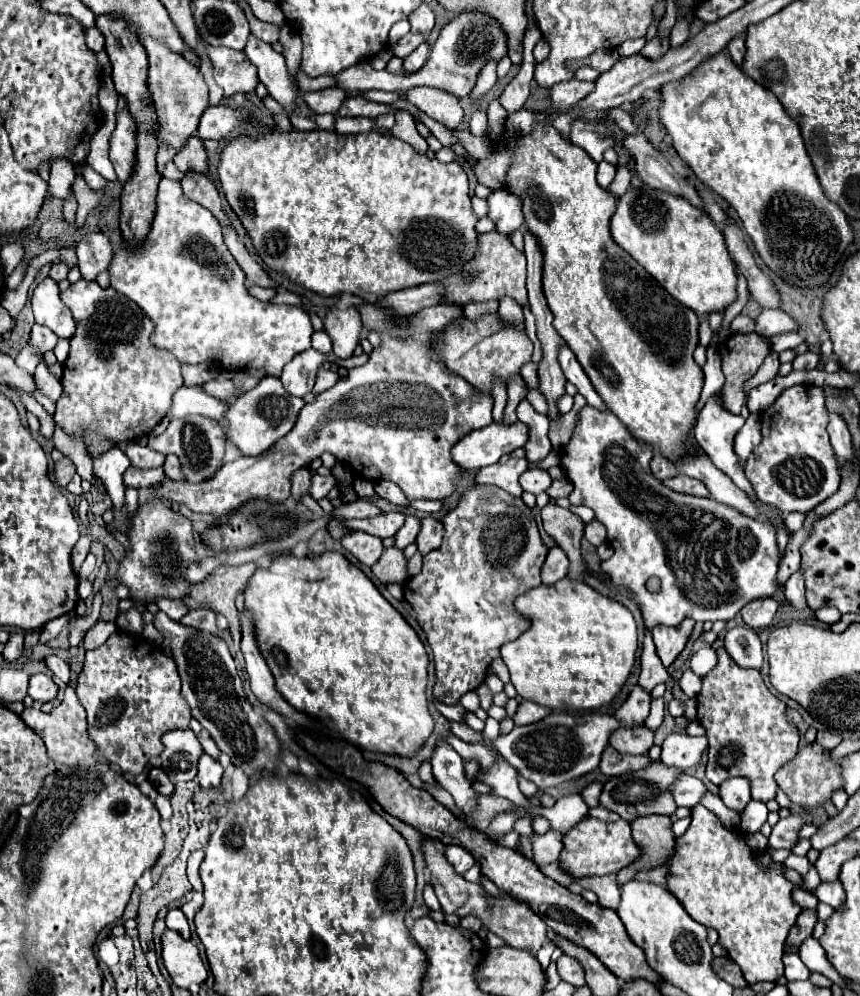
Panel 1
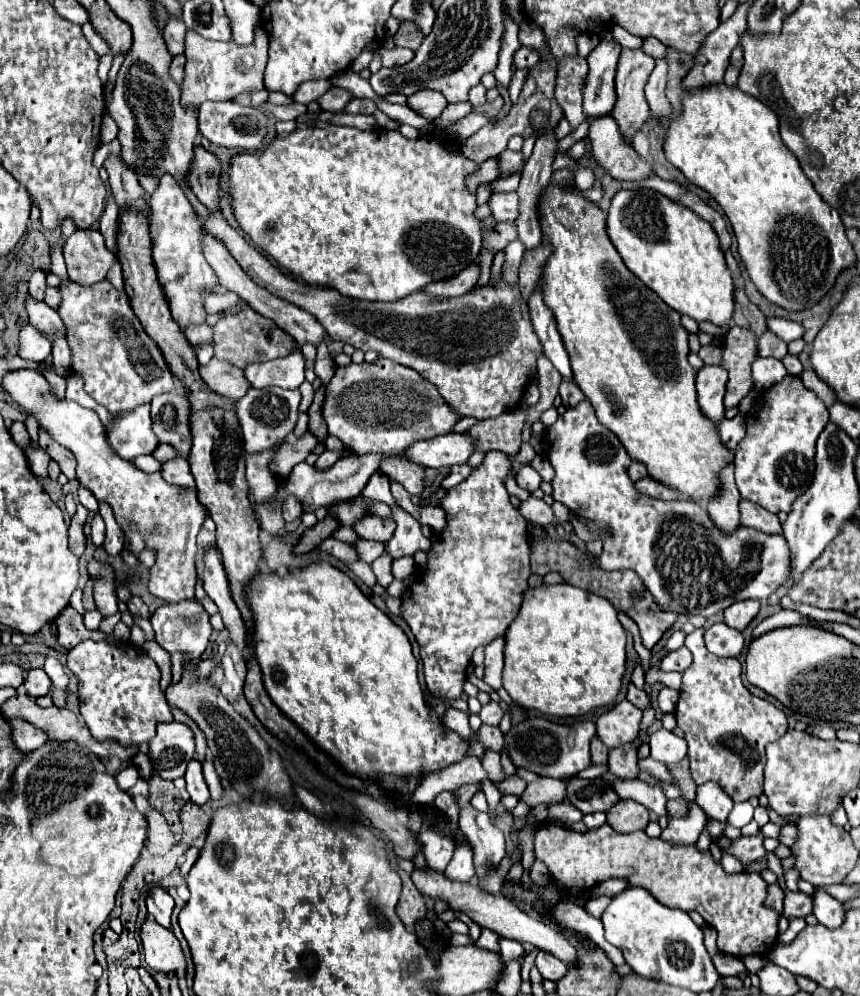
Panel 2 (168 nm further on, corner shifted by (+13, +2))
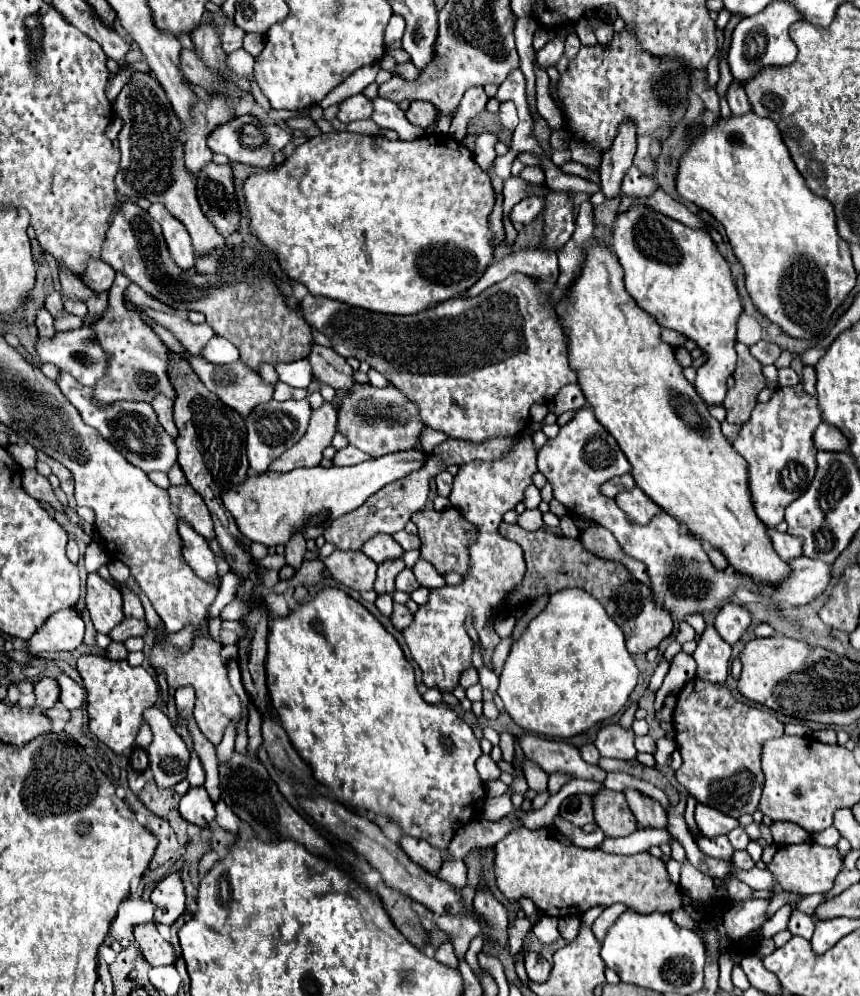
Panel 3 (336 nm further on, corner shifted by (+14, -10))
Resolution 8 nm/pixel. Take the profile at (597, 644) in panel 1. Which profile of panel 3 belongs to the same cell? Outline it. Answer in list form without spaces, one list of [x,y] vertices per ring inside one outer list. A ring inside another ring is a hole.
[[[572,587],[550,595],[546,609],[534,617],[522,637],[512,645],[500,675],[498,695],[516,725],[530,733],[568,739],[616,715],[628,701],[638,681],[638,667],[626,651],[622,629],[608,617],[604,607],[584,589]]]

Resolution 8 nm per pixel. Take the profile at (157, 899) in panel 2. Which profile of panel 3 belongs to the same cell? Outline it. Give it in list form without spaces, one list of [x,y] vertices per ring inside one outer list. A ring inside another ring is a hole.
[[[178,871],[166,875],[152,891],[152,903],[156,903],[154,921],[172,925],[186,911],[186,893],[184,883]]]

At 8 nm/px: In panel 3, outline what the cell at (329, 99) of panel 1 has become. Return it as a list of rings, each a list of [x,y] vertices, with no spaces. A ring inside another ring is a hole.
[[[358,93],[358,95],[352,95],[340,103],[338,119],[342,123],[352,123],[358,119],[370,119],[372,113],[374,113],[372,99],[368,99],[364,93]]]

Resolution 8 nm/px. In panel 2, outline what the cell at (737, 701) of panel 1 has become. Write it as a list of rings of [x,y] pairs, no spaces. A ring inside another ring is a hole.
[[[695,629],[687,635],[685,647],[693,653],[691,667],[683,673],[681,699],[675,709],[677,725],[685,731],[685,739],[689,745],[689,761],[691,775],[697,785],[705,781],[717,781],[735,803],[747,801],[749,797],[759,797],[763,793],[763,765],[765,765],[765,745],[773,739],[785,735],[787,731],[787,715],[777,709],[773,703],[755,697],[741,681],[741,663],[737,659],[721,659],[711,655],[703,643],[703,629]]]

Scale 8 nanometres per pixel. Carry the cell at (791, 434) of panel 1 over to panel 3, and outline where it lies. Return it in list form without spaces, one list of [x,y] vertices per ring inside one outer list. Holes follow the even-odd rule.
[[[798,383],[794,387],[778,387],[774,397],[766,403],[758,403],[752,417],[742,425],[734,449],[748,461],[754,509],[766,527],[782,523],[784,509],[810,487],[816,473],[812,431],[820,423],[822,417],[816,397],[808,395],[802,383]]]

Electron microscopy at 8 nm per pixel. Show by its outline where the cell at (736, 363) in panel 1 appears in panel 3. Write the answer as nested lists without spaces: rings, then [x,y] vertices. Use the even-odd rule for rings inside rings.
[[[736,343],[738,351],[738,367],[734,373],[736,385],[726,393],[724,407],[728,411],[728,423],[746,423],[756,405],[758,393],[766,387],[766,377],[762,373],[760,361],[750,355],[750,349],[742,343]]]

